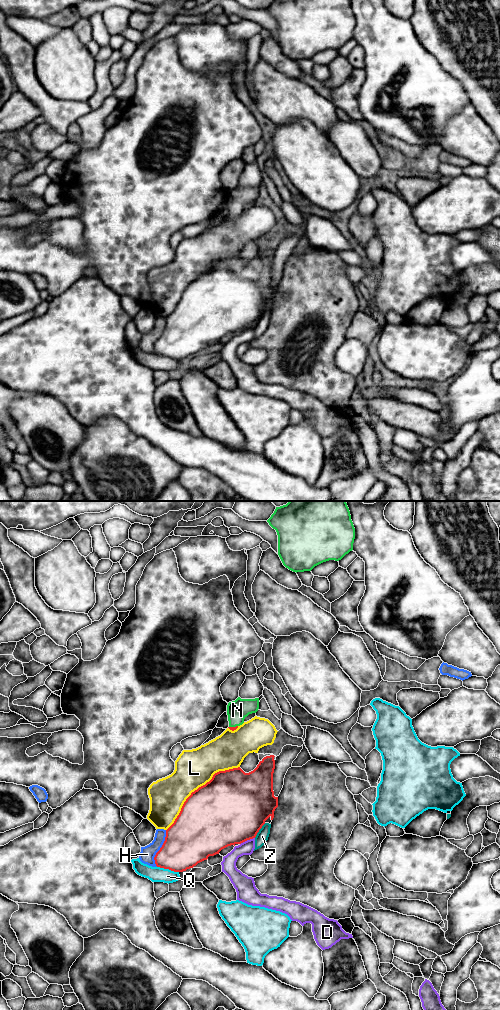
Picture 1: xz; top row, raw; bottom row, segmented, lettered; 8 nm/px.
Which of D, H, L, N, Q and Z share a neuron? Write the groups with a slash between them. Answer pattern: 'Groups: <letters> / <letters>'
Groups: D / H / L / N / Q / Z

